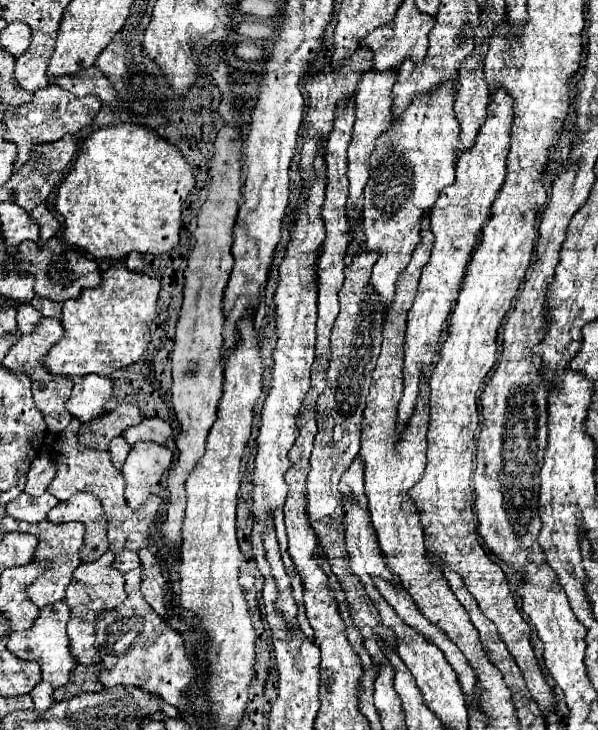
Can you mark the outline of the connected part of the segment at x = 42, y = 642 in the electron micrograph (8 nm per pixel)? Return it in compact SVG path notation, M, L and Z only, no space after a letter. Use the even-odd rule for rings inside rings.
M64 602L44 606L30 630L26 630L22 634L12 634L12 638L8 638L8 642L6 642L8 650L14 656L20 656L20 658L26 658L26 660L36 660L42 666L42 682L30 692L30 696L34 700L34 708L38 712L44 712L54 704L52 692L56 688L68 684L70 670L78 664L78 662L74 662L74 658L70 654L70 640L68 640L68 634L66 634L68 620L70 620L70 610Z

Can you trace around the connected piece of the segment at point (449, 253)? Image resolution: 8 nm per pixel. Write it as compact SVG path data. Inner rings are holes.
M498 88L490 96L486 122L480 126L476 142L468 152L458 158L456 164L456 182L442 190L436 204L432 206L430 222L434 232L432 258L424 266L416 300L408 312L408 330L406 330L406 360L404 360L404 382L410 380L412 386L406 386L404 396L398 406L398 430L408 422L412 410L416 406L418 396L418 380L410 378L412 372L420 372L420 380L424 378L422 370L432 362L438 350L438 338L442 336L444 324L452 312L454 298L460 290L460 282L464 278L466 264L470 260L472 250L480 242L480 234L484 222L490 218L490 206L500 192L500 186L506 178L506 154L508 154L508 126L512 124L512 98Z

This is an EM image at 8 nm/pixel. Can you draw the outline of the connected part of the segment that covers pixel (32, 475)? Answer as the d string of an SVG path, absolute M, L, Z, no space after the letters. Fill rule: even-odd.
M46 456L36 458L26 474L24 492L30 496L42 496L48 490L54 474L56 474L56 466L52 466L52 462Z

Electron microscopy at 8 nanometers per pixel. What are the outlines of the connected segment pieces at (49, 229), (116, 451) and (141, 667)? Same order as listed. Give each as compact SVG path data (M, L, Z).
M46 202L38 204L38 206L30 212L30 218L40 226L40 238L38 238L38 244L44 244L48 238L52 238L52 236L60 230L60 222L56 220L54 212L48 208Z
M118 436L118 438L114 438L114 440L110 442L108 450L110 450L110 454L112 454L112 462L114 462L114 466L116 466L116 468L120 468L120 466L124 464L124 458L128 456L130 444L126 444L122 436Z
M140 568L124 574L126 578L126 600L116 610L106 610L96 618L96 648L102 656L102 668L98 682L104 688L110 686L136 686L144 692L158 694L164 702L180 706L190 684L196 680L196 670L186 654L184 640L174 632L140 594Z

